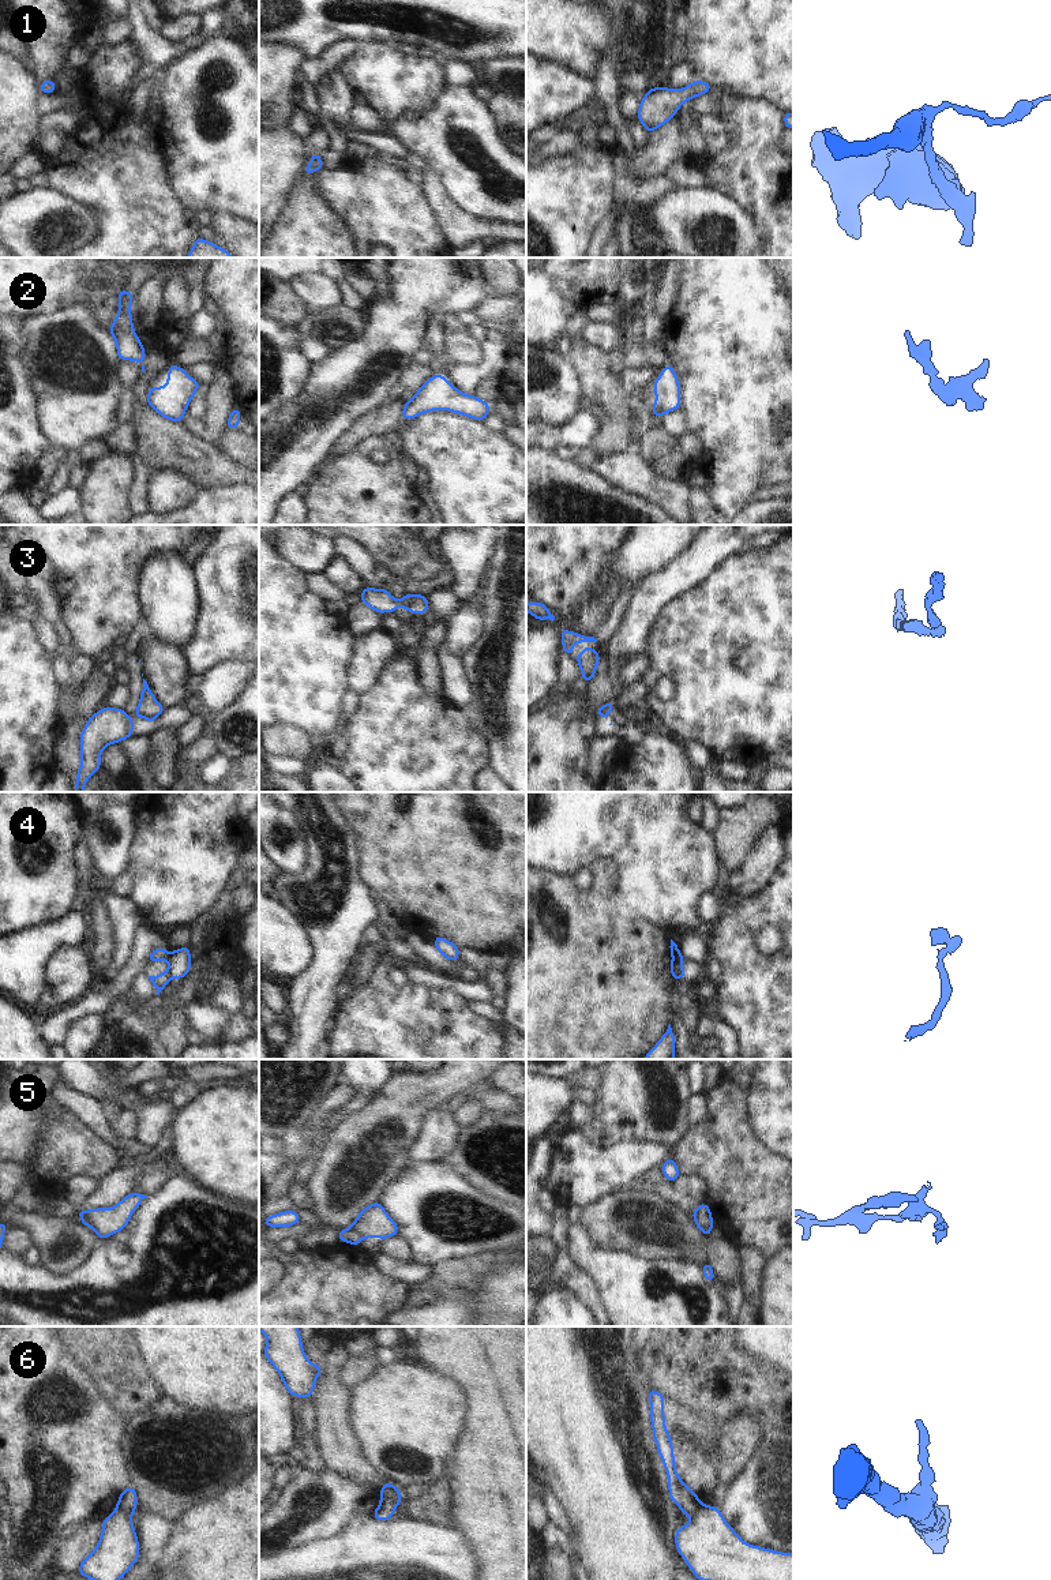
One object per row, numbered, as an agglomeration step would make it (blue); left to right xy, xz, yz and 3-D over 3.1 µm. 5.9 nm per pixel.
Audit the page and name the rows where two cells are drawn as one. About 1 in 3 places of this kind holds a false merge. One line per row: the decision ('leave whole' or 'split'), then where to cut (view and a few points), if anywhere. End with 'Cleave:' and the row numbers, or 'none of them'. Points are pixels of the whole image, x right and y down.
1: leave whole; cut none
2: leave whole; cut none
3: split; cut xz (402, 599), (405, 605)
4: split; cut xy (168, 971), (169, 978)
5: split; cut xz (351, 1227), (360, 1239)
6: split; cut xy (116, 1508), (131, 1513)
Cleave: 3, 4, 5, 6

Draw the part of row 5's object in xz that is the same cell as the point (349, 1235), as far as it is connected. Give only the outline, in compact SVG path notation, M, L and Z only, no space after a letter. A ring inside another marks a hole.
M352 1228L341 1230L337 1239L345 1241L346 1243L350 1243L353 1246L357 1246L361 1241L360 1235Z

